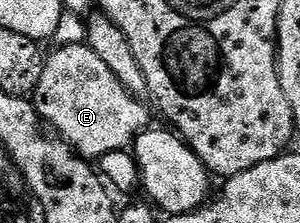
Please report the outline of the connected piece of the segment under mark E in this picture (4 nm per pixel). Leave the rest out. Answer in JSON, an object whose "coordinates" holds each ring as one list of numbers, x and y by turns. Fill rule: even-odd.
{"coordinates":[[86,45,60,47,53,55,49,54,45,58,42,81,38,81,36,86,34,102,45,124,59,138,68,142,77,155,83,155,89,161,99,161,104,155,115,151,128,151,149,126,148,111,140,104,143,102,122,86,118,77,114,77,114,73,110,73,109,67,103,63,102,57,98,57,98,53]]}

